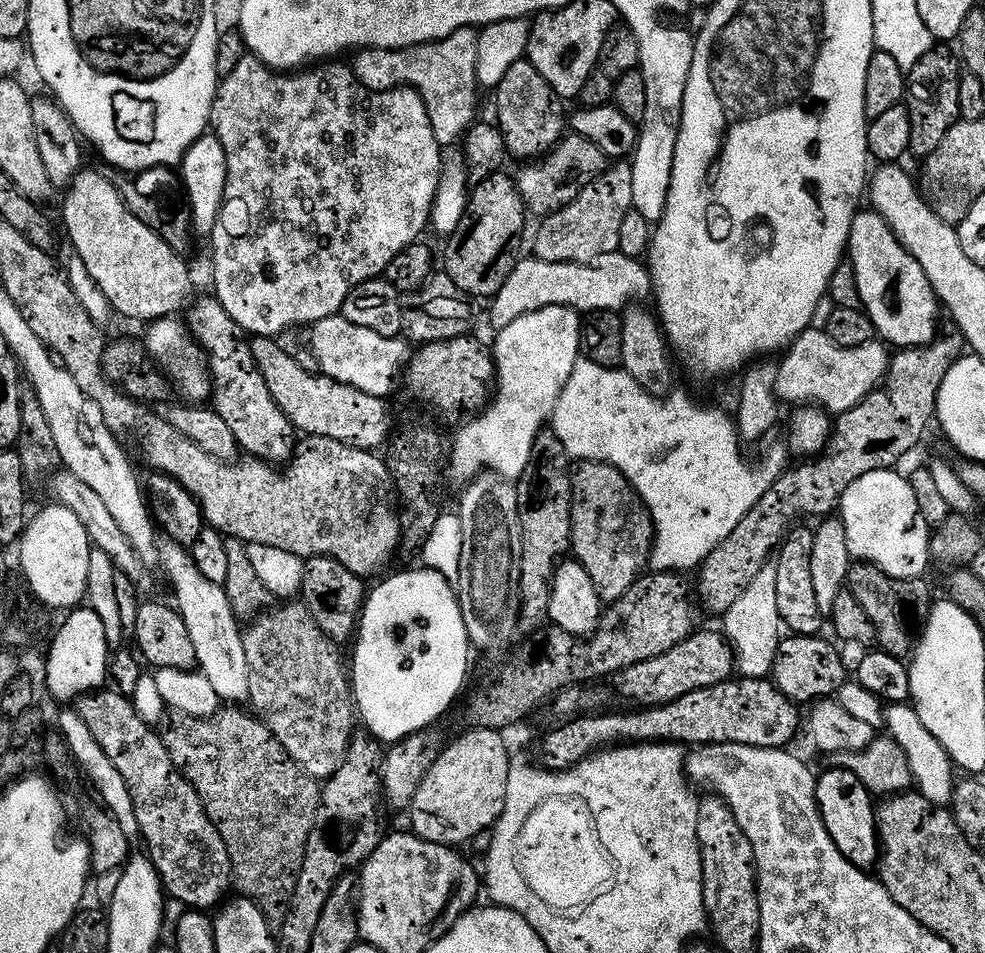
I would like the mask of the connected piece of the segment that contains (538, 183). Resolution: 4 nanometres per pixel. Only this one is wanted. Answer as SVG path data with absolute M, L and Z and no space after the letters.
M569 131L542 158L519 165L520 169L514 172L516 189L525 209L531 215L533 212L536 218L543 218L574 202L582 186L586 186L586 182L594 182L594 178L598 178L609 163L609 157L602 150L598 150L598 146L590 142L590 138L582 138L577 132Z

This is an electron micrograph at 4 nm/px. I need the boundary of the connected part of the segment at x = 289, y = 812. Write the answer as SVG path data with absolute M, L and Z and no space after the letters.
M226 706L220 708L217 709L214 715L209 717L177 717L177 721L167 731L163 731L163 744L166 746L167 753L170 754L175 768L194 786L194 790L203 804L203 809L206 810L207 817L214 823L219 832L219 837L223 840L223 845L226 846L229 854L231 883L234 888L237 888L235 891L241 897L253 900L260 907L261 914L269 922L278 922L288 913L288 903L292 900L292 891L296 885L296 873L300 870L300 865L296 863L296 856L304 856L309 834L314 830L316 824L316 810L320 804L321 785L315 777L307 775L297 766L297 763L286 754L285 748L277 742L268 728L255 715L252 715L249 711L246 713L236 708L239 707Z

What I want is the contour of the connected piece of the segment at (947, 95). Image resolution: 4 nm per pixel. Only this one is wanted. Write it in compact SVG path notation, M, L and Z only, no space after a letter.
M932 46L928 52L922 54L911 69L906 72L906 95L903 104L908 107L910 114L910 142L908 143L908 152L916 155L917 158L923 158L931 154L934 146L938 146L938 142L942 142L946 130L950 130L950 126L954 126L956 121L960 119L960 111L958 110L958 80L962 71L962 64L955 55L952 56L948 52L943 52L940 46Z

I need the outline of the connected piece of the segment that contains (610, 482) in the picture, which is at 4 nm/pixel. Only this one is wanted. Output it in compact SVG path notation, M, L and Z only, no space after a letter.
M576 460L571 465L570 471L572 474L572 501L570 502L571 555L580 563L582 570L586 570L586 574L590 574L590 582L594 582L594 590L599 594L601 601L611 602L617 600L645 571L646 565L648 564L648 553L652 551L652 519L648 514L648 509L640 501L640 497L633 493L628 479L613 464L603 464L601 460Z

